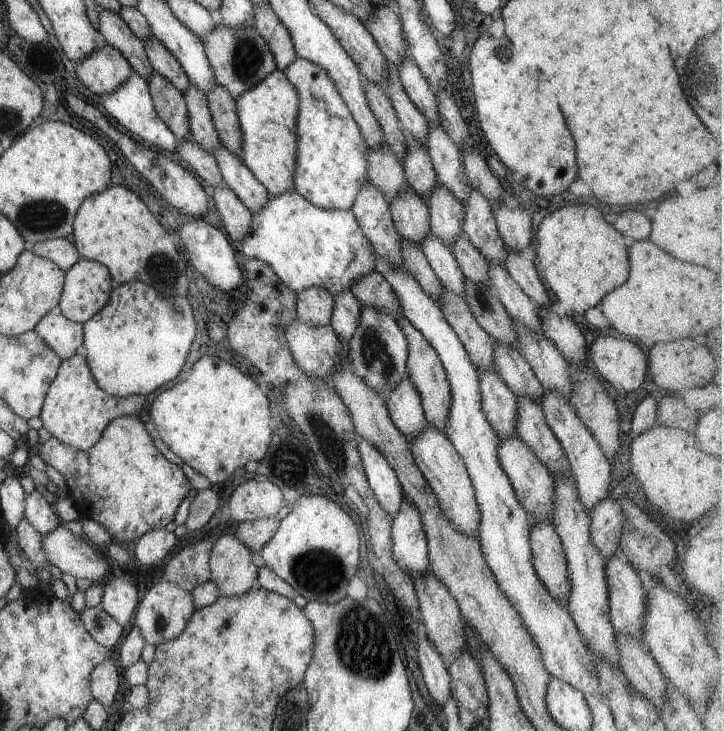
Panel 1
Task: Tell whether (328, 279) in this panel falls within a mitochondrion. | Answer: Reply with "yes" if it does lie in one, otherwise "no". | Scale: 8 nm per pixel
no

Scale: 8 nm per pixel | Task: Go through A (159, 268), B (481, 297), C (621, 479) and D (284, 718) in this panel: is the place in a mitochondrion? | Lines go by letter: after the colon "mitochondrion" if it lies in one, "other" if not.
A: mitochondrion
B: mitochondrion
C: other
D: mitochondrion

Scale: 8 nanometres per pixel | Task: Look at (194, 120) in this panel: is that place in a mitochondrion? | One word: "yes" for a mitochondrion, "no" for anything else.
no

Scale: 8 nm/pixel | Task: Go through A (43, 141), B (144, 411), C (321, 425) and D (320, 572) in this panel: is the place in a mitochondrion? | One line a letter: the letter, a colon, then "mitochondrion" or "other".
A: other
B: other
C: mitochondrion
D: mitochondrion

